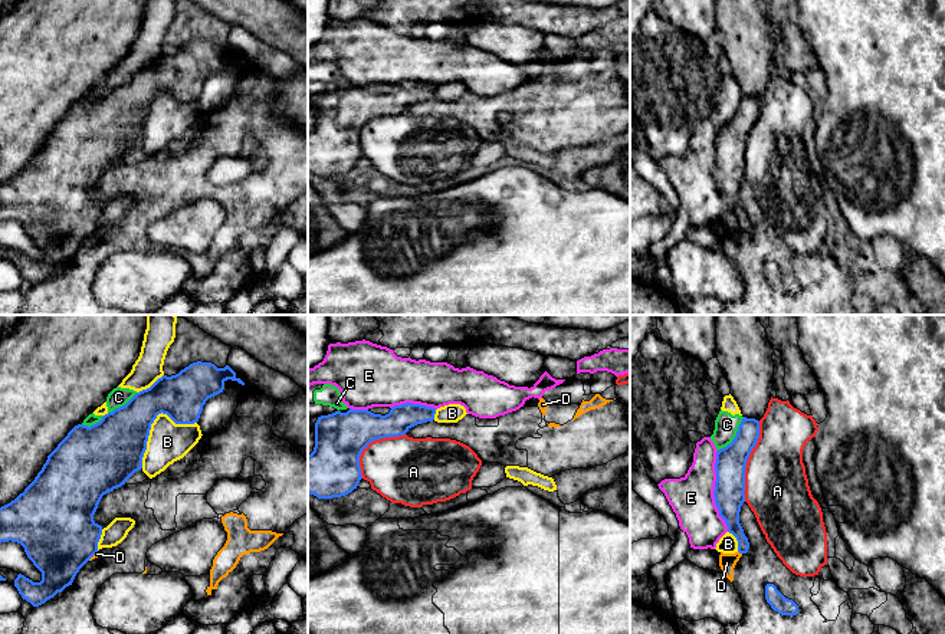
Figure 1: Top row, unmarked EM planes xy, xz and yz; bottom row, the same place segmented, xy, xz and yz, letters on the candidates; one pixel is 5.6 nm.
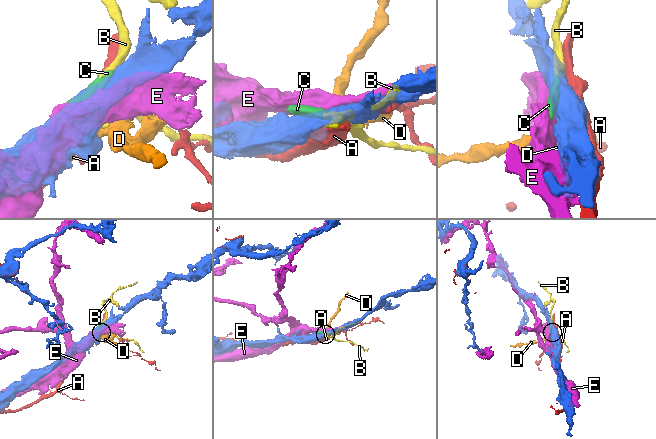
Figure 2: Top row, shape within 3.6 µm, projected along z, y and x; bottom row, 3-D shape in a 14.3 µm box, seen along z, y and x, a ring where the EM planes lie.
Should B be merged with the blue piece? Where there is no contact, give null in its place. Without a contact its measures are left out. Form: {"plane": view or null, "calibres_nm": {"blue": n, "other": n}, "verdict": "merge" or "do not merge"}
{"plane": "xy", "calibres_nm": {"blue": 320, "other": 220}, "verdict": "do not merge"}

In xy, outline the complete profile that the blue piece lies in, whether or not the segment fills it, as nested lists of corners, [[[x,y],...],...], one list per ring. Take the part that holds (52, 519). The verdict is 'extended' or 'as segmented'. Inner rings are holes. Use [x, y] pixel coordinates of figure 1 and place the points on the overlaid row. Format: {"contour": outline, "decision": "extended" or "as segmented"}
{"contour": [[[197,361],[175,375],[163,375],[150,388],[137,392],[125,405],[105,414],[99,423],[91,427],[78,424],[68,433],[47,456],[42,470],[24,492],[0,507],[0,543],[9,541],[20,543],[27,558],[42,572],[40,582],[33,582],[22,574],[17,575],[14,587],[23,599],[33,607],[45,604],[72,585],[79,569],[98,552],[98,542],[102,535],[102,526],[93,520],[98,505],[104,495],[121,487],[135,472],[142,469],[151,424],[157,415],[167,414],[175,424],[197,423],[206,401],[223,392],[227,380],[245,385],[229,365],[217,368],[211,362]]], "decision": "as segmented"}

